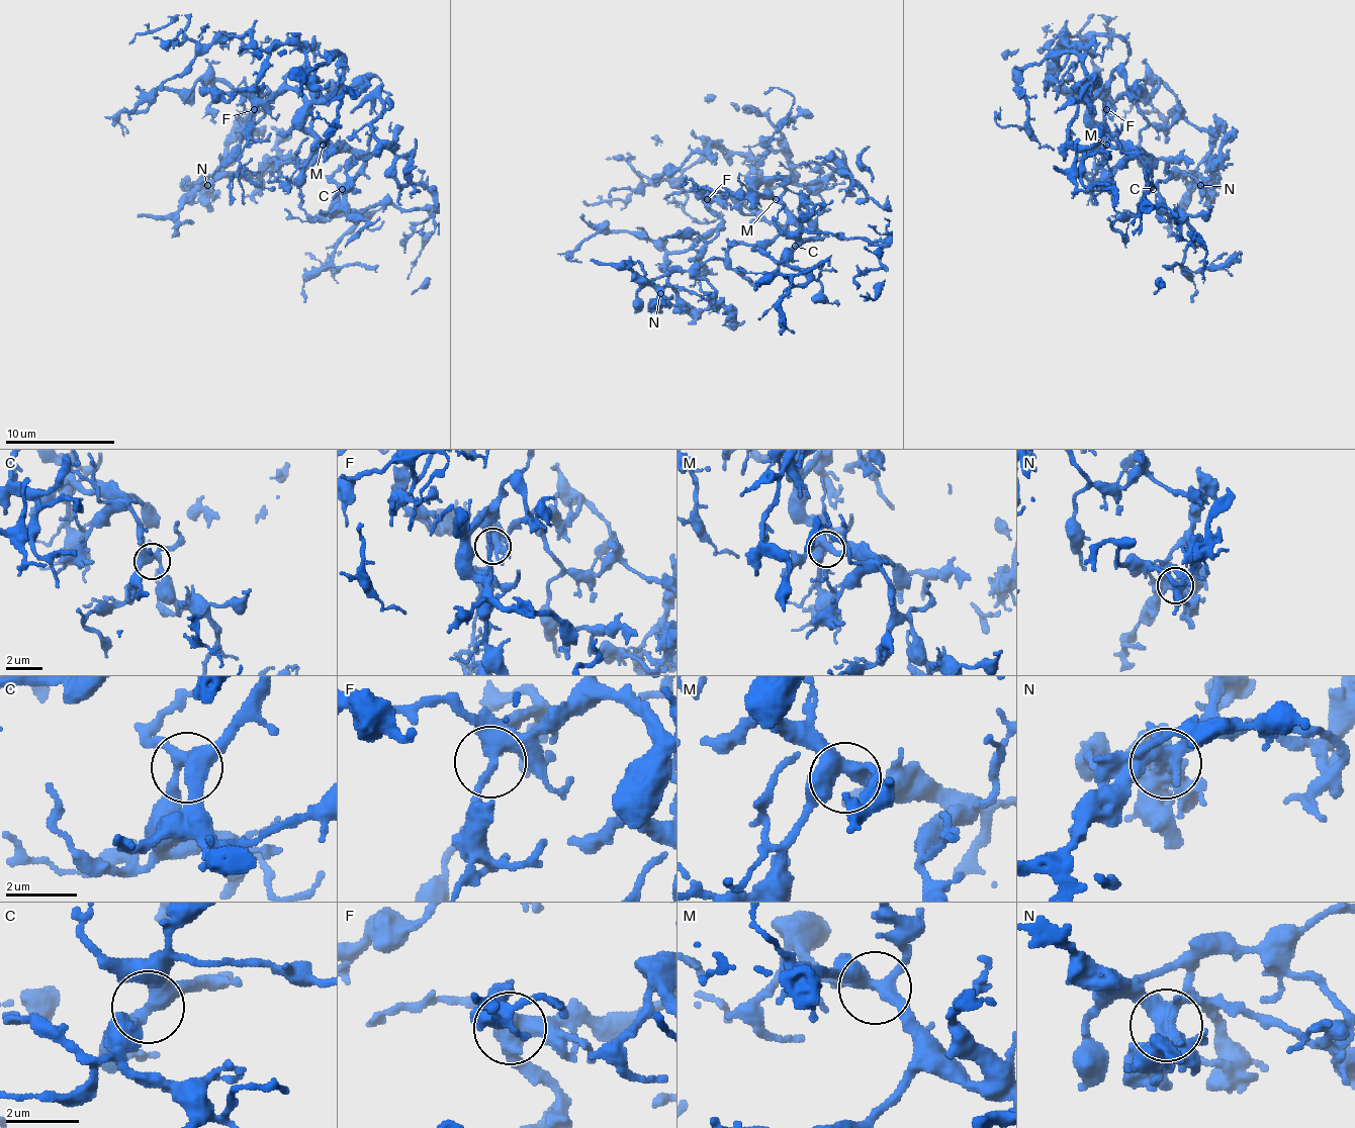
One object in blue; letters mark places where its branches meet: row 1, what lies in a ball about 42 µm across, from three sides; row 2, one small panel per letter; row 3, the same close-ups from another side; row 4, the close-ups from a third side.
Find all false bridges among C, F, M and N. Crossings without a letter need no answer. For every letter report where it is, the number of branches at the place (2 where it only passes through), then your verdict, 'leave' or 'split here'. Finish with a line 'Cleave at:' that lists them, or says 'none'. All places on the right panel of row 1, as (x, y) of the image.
C: (1153, 189) | 4 | leave
F: (1106, 109) | 4 | leave
M: (1106, 145) | 4 | leave
N: (1200, 185) | 4 | split here
Cleave at: N

